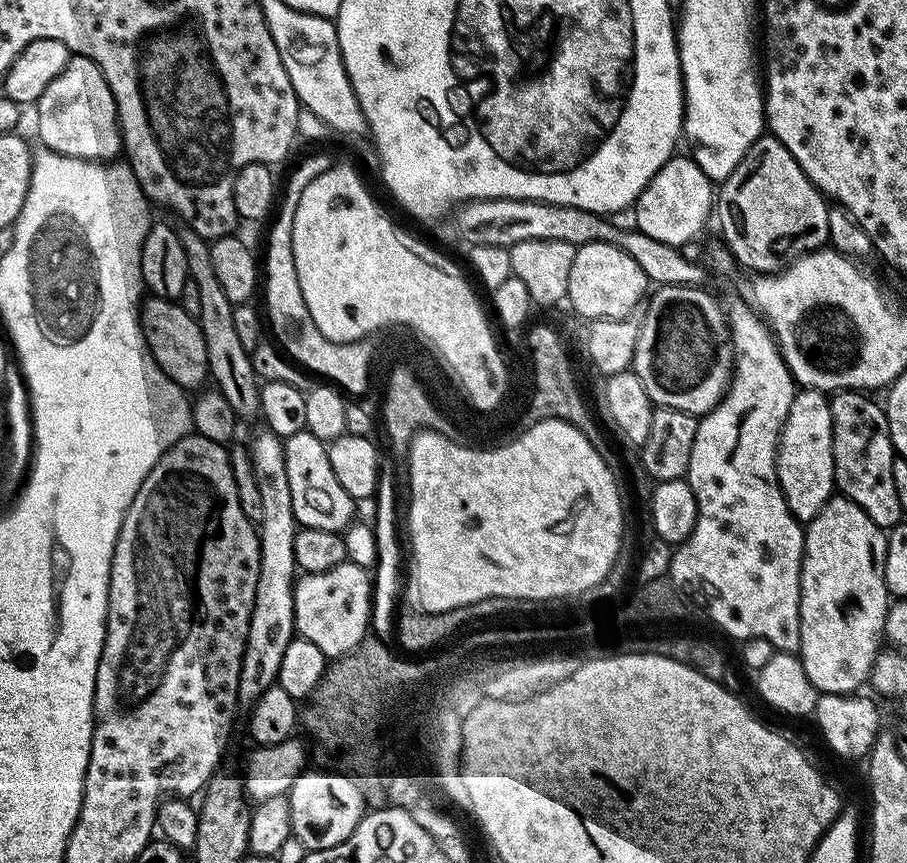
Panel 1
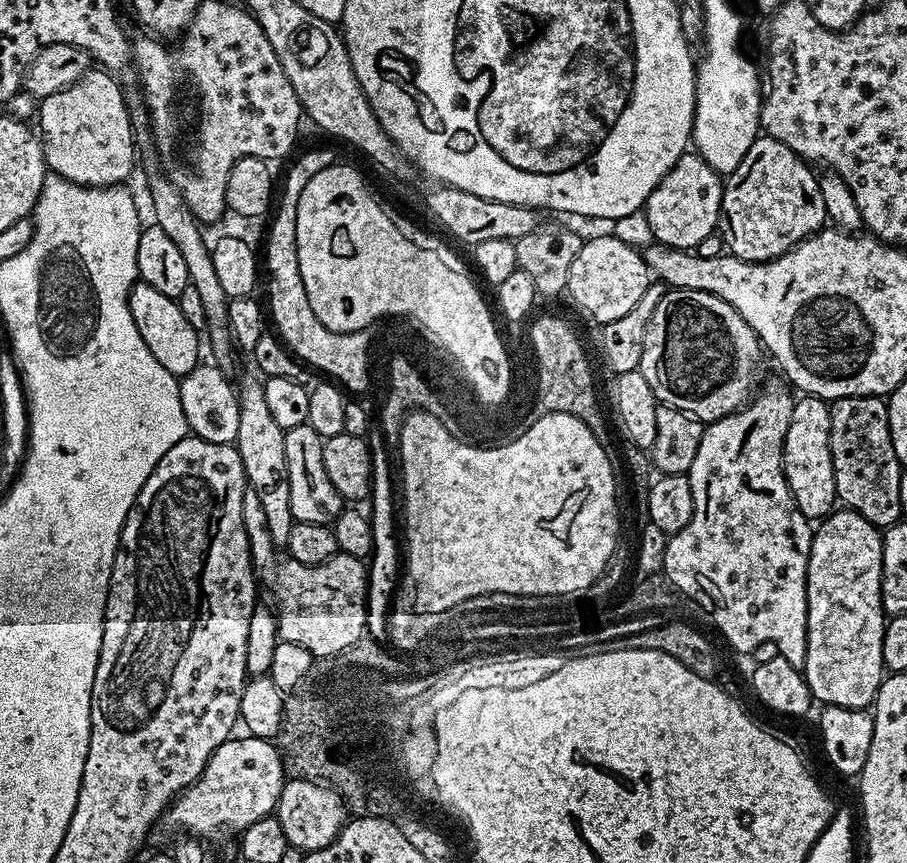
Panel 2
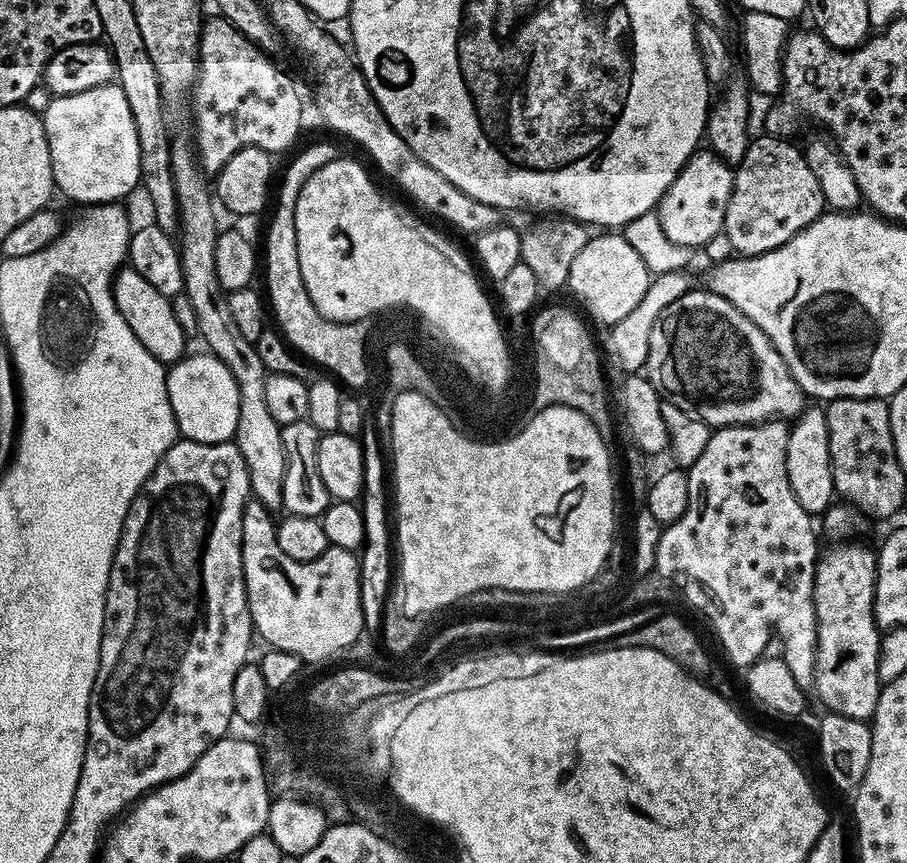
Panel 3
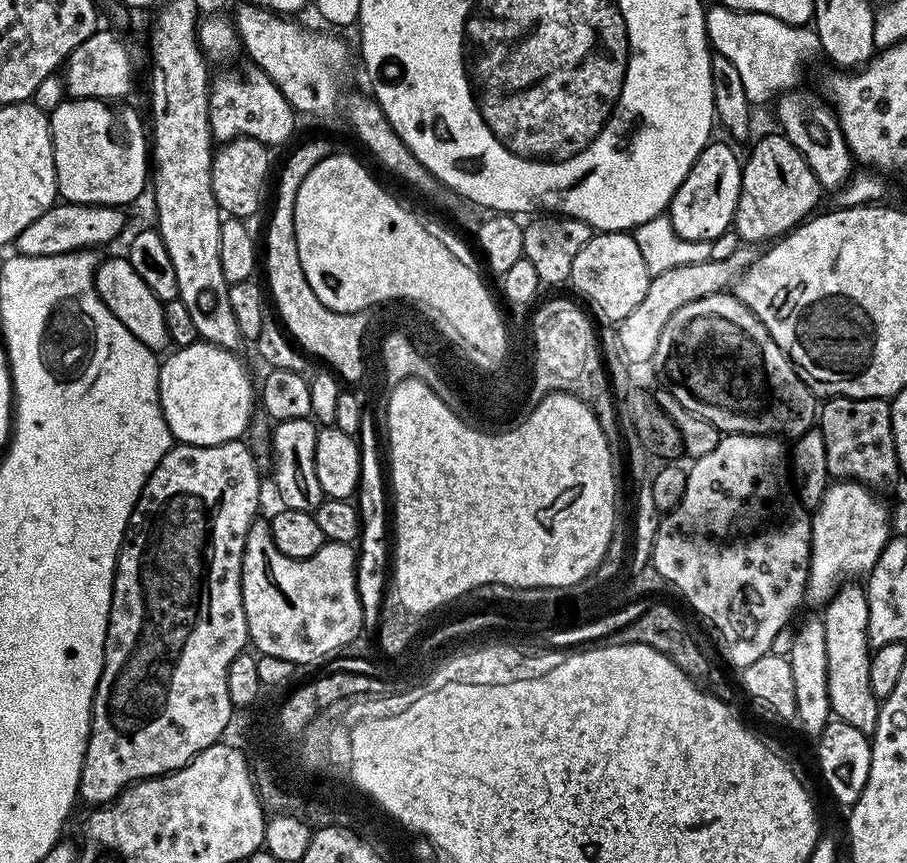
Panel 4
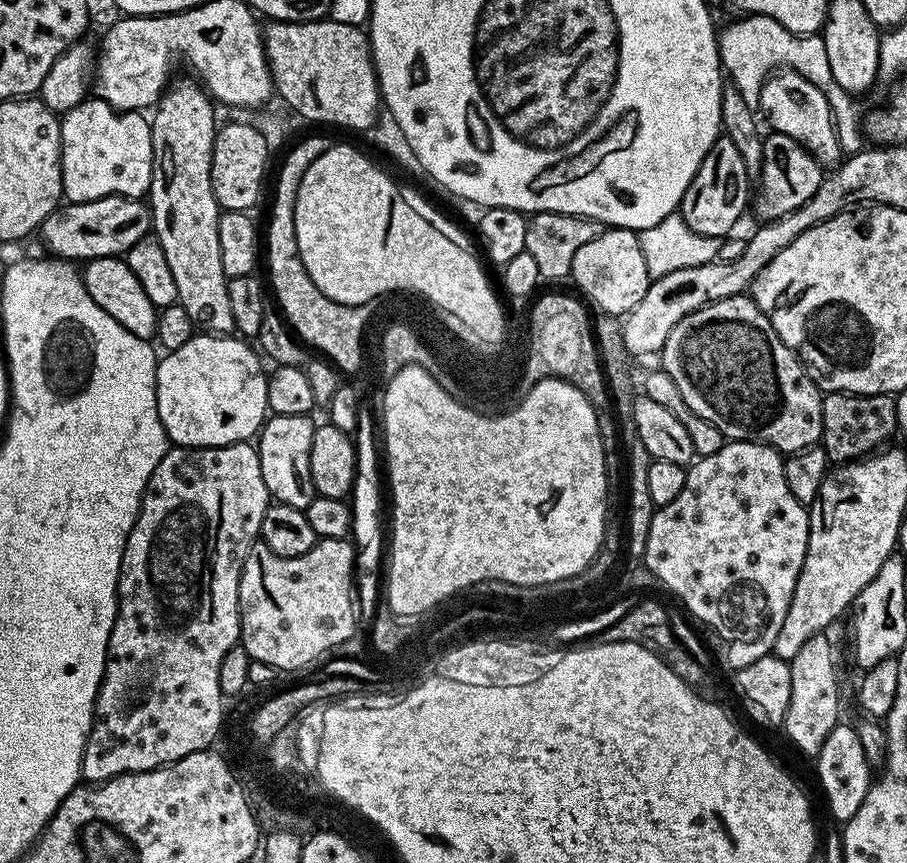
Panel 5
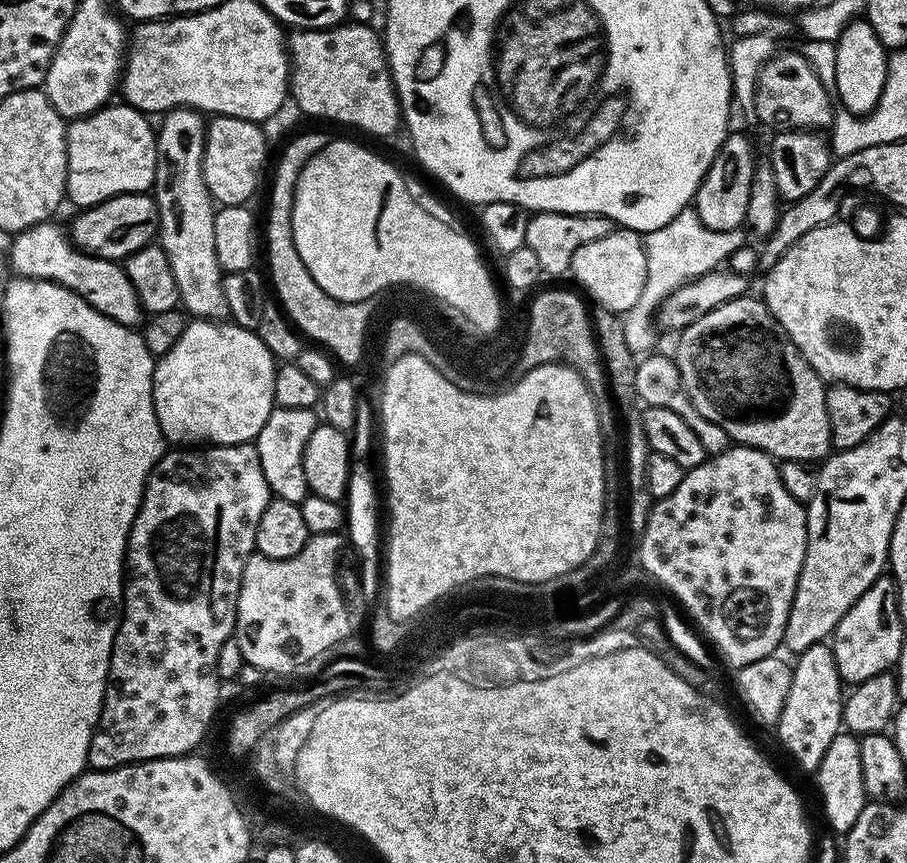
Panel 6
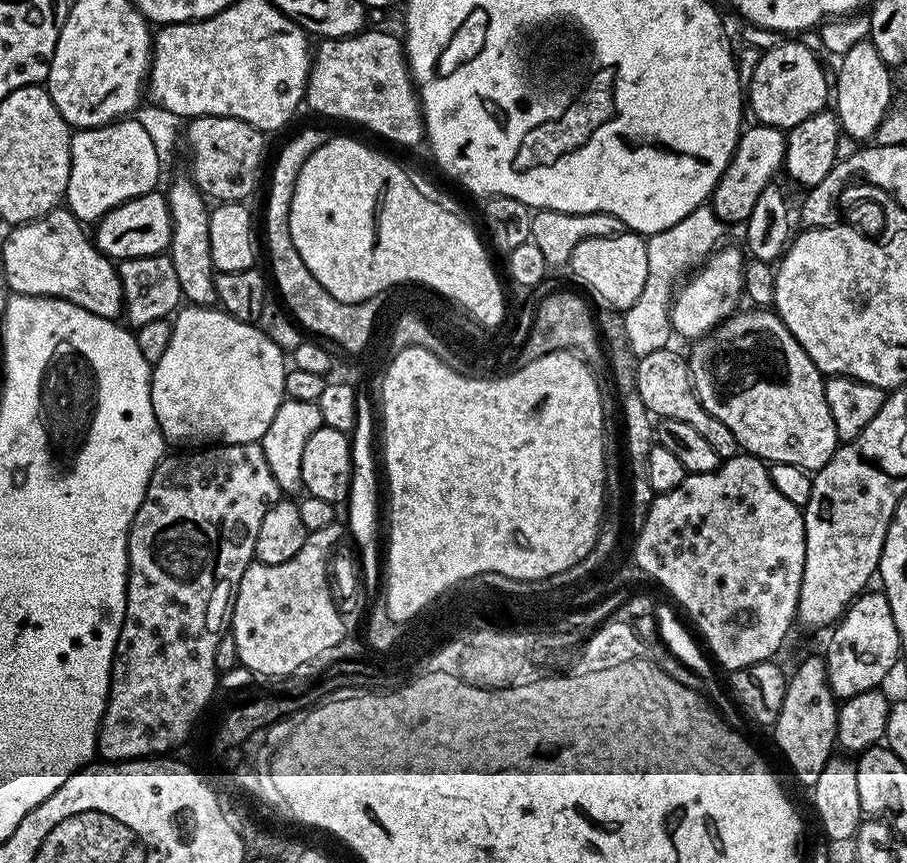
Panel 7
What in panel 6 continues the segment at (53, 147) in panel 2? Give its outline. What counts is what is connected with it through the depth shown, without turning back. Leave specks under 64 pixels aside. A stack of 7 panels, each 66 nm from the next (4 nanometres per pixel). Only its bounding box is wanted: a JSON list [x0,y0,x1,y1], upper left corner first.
[66,102,156,210]

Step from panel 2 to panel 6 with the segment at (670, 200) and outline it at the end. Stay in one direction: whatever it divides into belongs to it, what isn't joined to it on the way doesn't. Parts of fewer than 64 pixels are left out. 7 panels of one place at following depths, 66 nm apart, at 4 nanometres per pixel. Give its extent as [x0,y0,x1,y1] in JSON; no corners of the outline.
[694,131,757,232]

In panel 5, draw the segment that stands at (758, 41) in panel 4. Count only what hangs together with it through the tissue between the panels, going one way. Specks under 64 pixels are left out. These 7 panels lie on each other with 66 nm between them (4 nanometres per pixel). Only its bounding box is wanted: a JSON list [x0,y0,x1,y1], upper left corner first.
[717,15,864,155]

